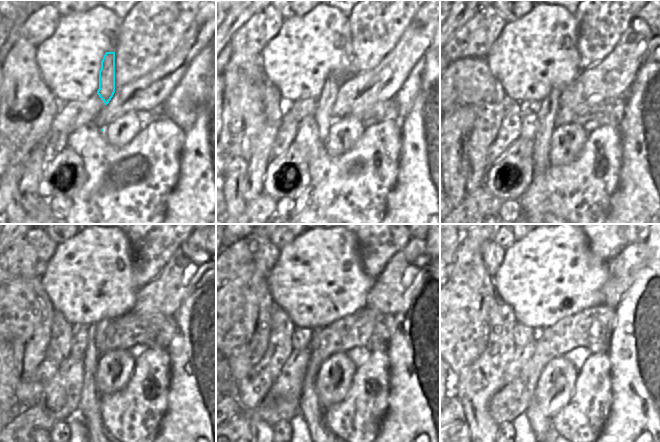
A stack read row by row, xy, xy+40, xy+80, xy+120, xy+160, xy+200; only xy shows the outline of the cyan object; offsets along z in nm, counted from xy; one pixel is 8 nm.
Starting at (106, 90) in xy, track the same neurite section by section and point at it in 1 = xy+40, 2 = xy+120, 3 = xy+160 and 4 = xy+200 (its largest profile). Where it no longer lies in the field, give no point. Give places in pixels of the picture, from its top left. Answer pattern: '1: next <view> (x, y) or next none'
1: next xy+40 (322, 114)
2: next xy+120 (89, 411)
3: next xy+160 (309, 407)
4: next xy+200 (540, 425)

